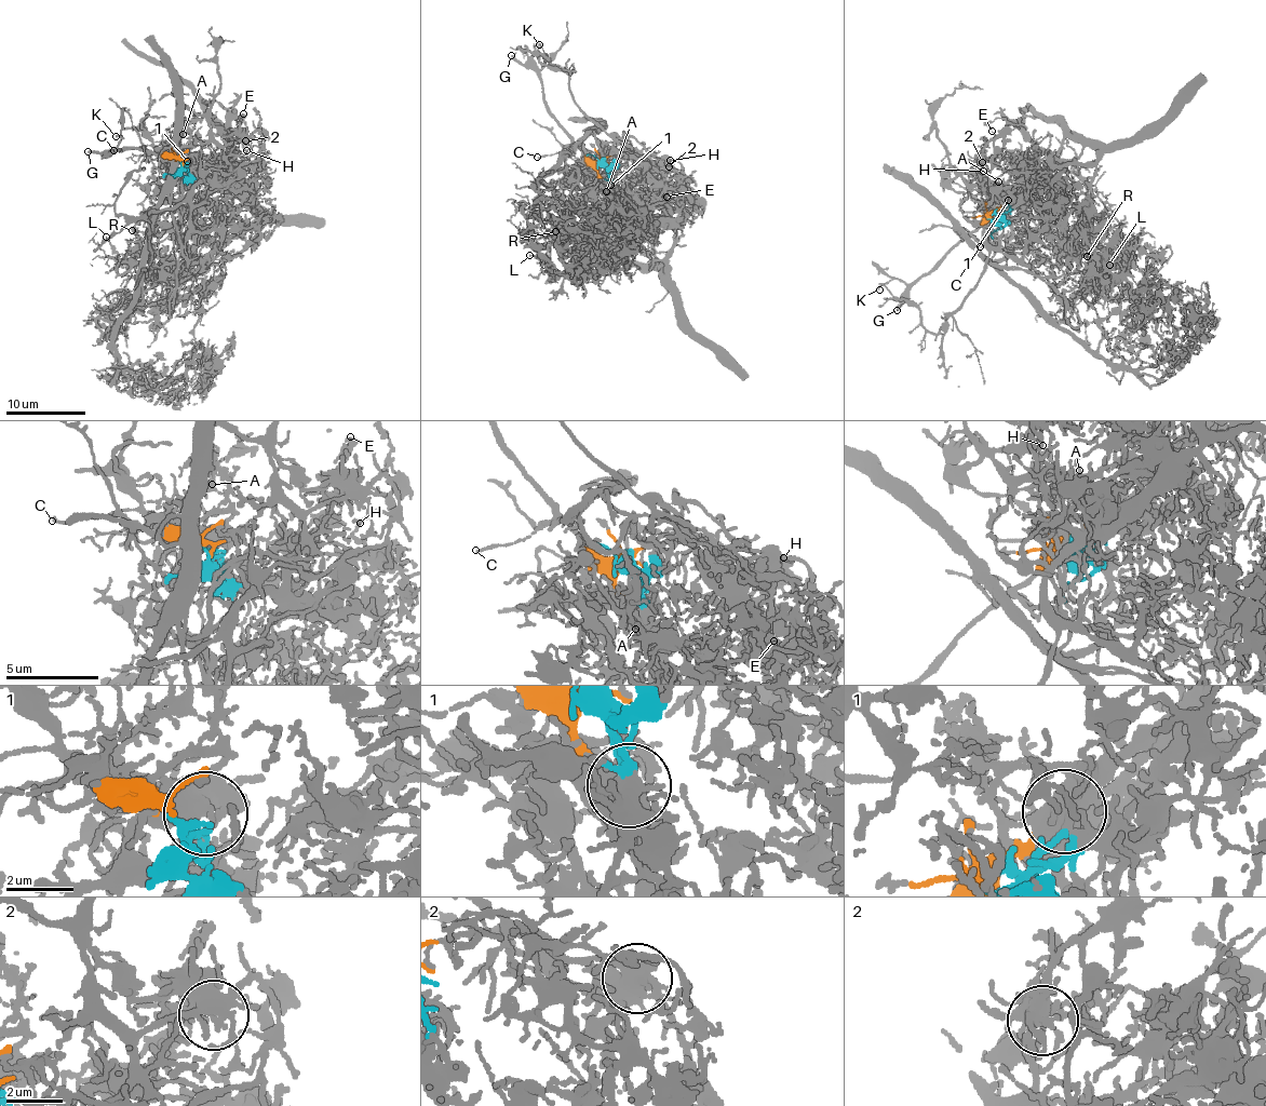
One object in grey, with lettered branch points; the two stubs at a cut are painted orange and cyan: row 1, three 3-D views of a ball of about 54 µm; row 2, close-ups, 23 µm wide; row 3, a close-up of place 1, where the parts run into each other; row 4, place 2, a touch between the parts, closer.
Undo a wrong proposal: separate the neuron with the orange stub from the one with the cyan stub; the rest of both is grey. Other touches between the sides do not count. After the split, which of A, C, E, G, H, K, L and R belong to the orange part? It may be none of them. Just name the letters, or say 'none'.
C, G, K

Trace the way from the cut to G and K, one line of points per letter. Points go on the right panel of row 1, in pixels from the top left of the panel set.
G: (988, 218), (986, 215), (986, 219), (918, 278), (897, 310)
K: (988, 218), (986, 215), (986, 219), (952, 246), (939, 262), (908, 285), (890, 279), (878, 290)

